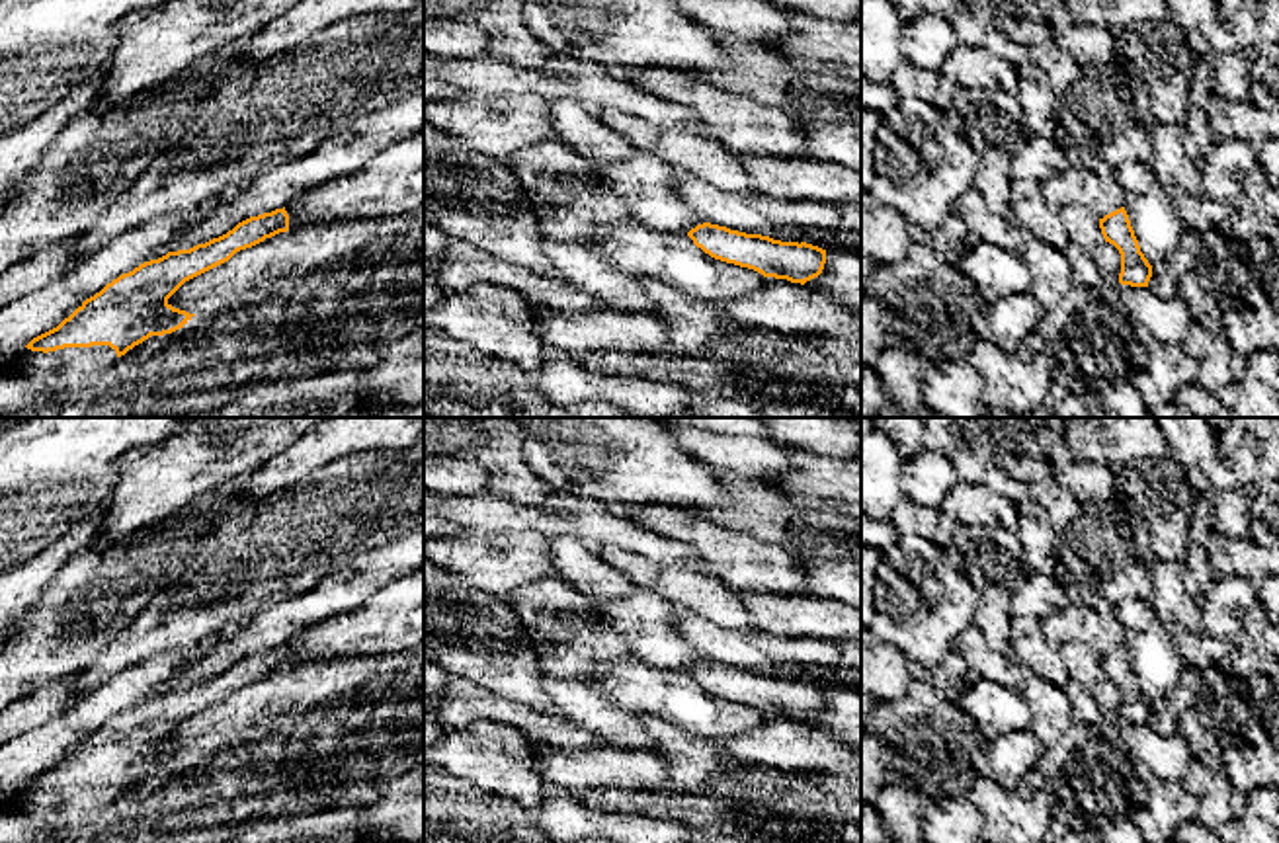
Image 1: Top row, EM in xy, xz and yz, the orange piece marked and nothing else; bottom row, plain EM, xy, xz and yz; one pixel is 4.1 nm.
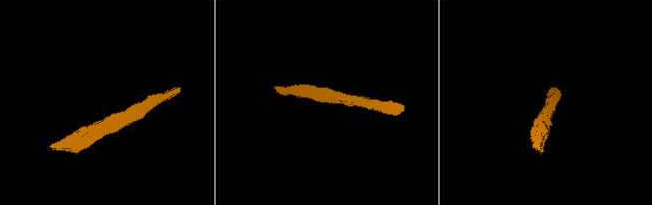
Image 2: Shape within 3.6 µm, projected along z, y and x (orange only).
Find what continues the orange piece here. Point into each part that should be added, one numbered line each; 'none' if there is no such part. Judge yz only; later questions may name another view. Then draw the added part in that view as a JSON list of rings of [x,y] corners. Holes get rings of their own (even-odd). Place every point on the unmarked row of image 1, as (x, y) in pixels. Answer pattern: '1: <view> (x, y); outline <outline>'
none

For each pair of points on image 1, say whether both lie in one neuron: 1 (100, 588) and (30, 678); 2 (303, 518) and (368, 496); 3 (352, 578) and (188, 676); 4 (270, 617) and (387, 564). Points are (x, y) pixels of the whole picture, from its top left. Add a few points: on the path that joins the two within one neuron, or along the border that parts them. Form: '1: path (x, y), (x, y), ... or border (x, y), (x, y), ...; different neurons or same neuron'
1: path (94, 609), (47, 656); same neuron
2: path (319, 518), (332, 518), (352, 506); same neuron
3: path (311, 607), (229, 652); same neuron
4: path (299, 611), (358, 582); same neuron

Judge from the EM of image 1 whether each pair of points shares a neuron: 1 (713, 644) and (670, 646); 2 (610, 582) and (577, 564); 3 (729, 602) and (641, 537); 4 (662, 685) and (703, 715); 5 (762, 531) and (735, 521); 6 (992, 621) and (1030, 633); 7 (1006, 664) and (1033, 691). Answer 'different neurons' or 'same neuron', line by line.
1: different neurons
2: same neuron
3: same neuron
4: same neuron
5: same neuron
6: same neuron
7: different neurons

